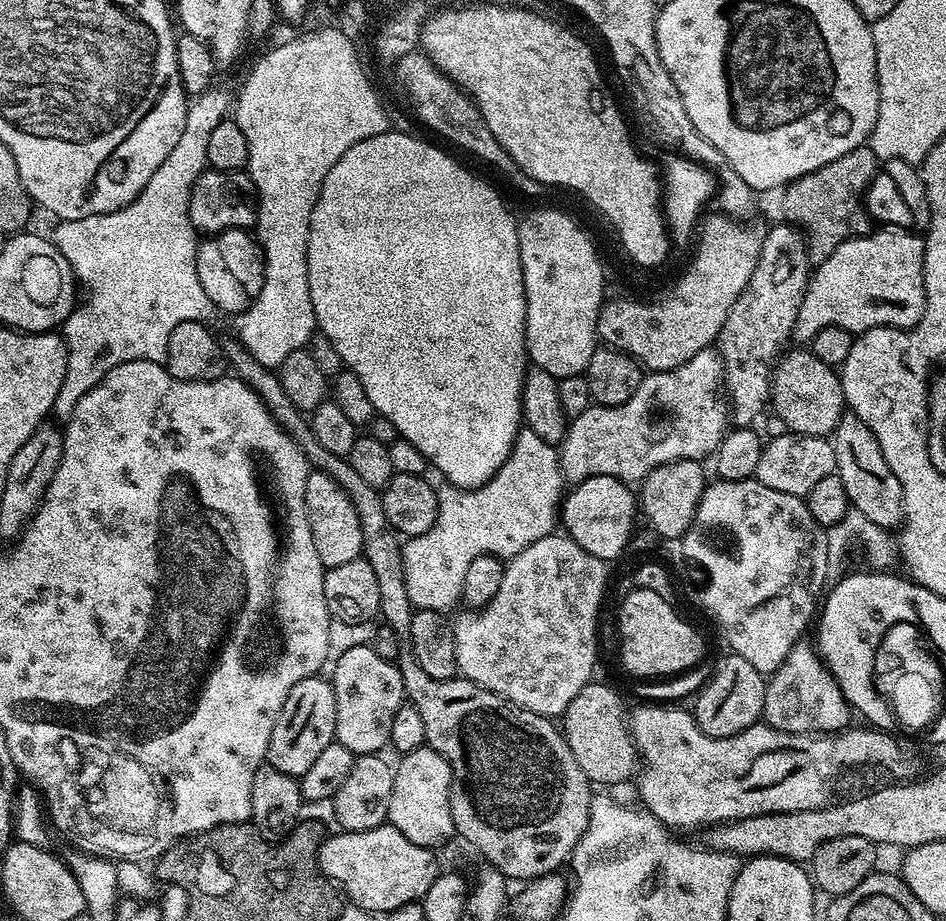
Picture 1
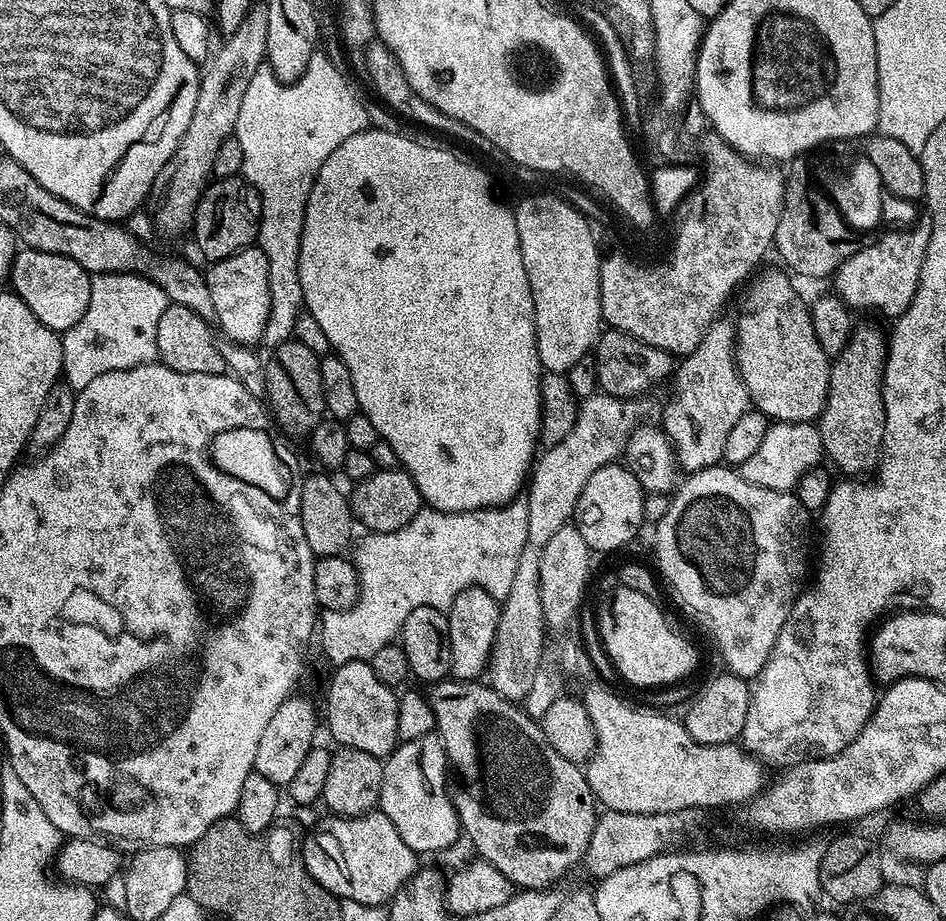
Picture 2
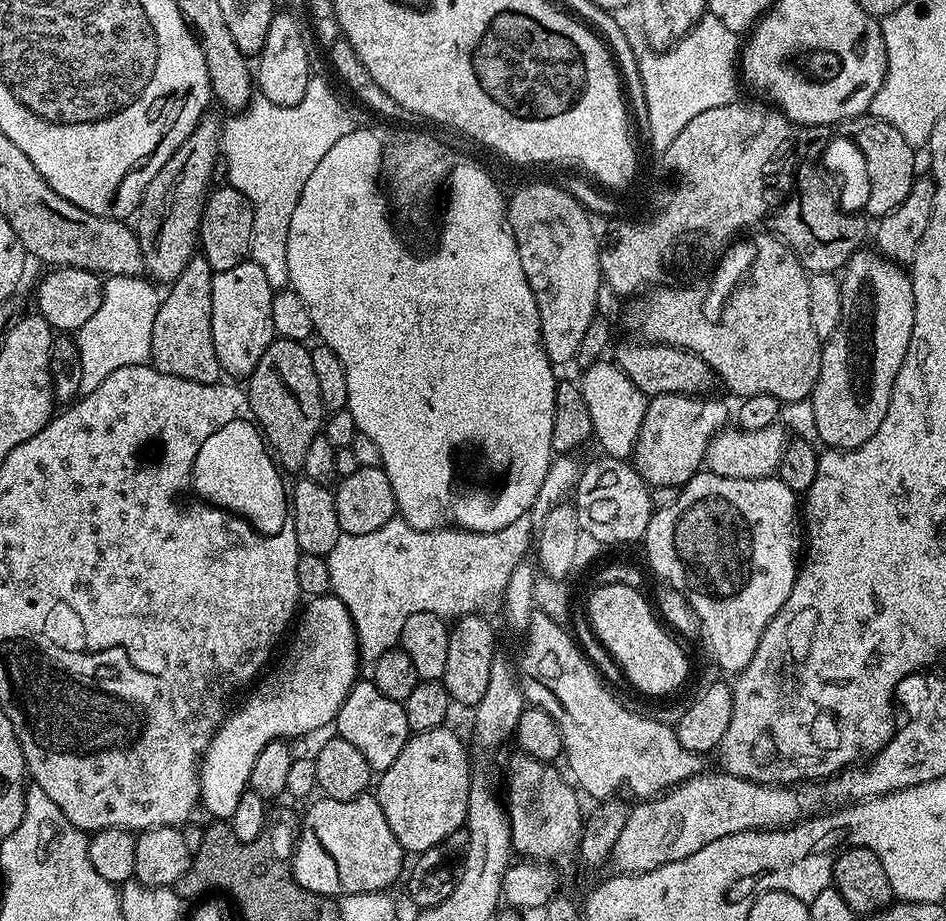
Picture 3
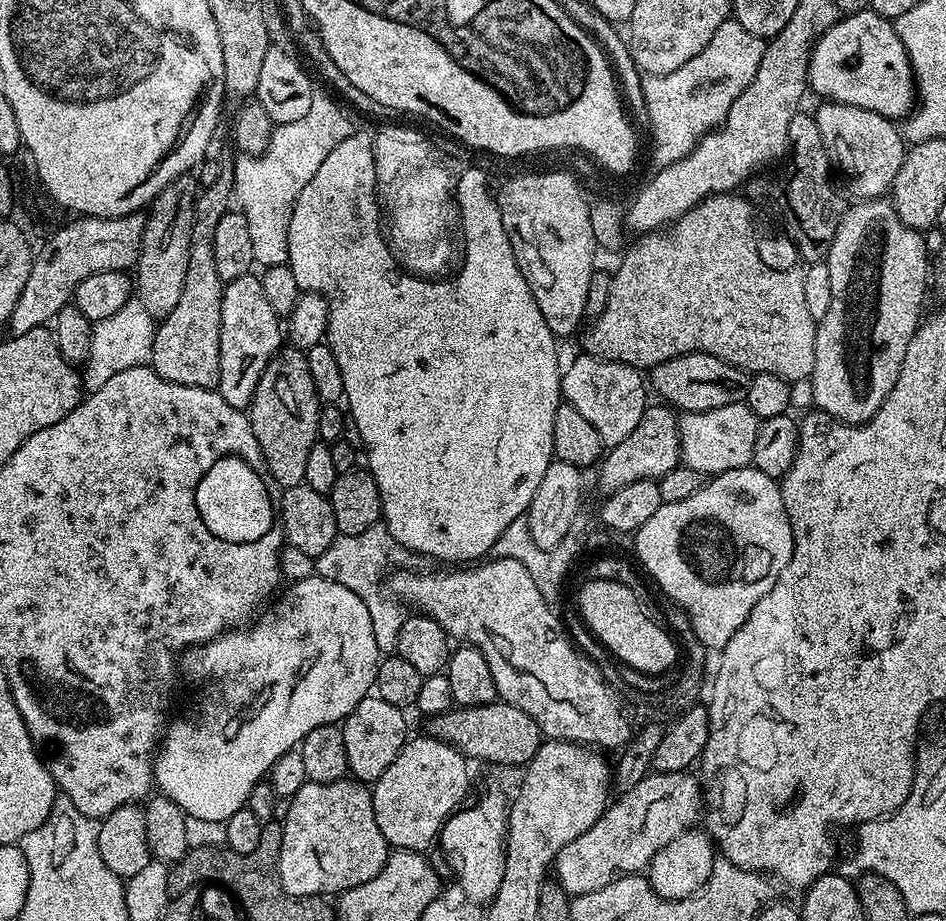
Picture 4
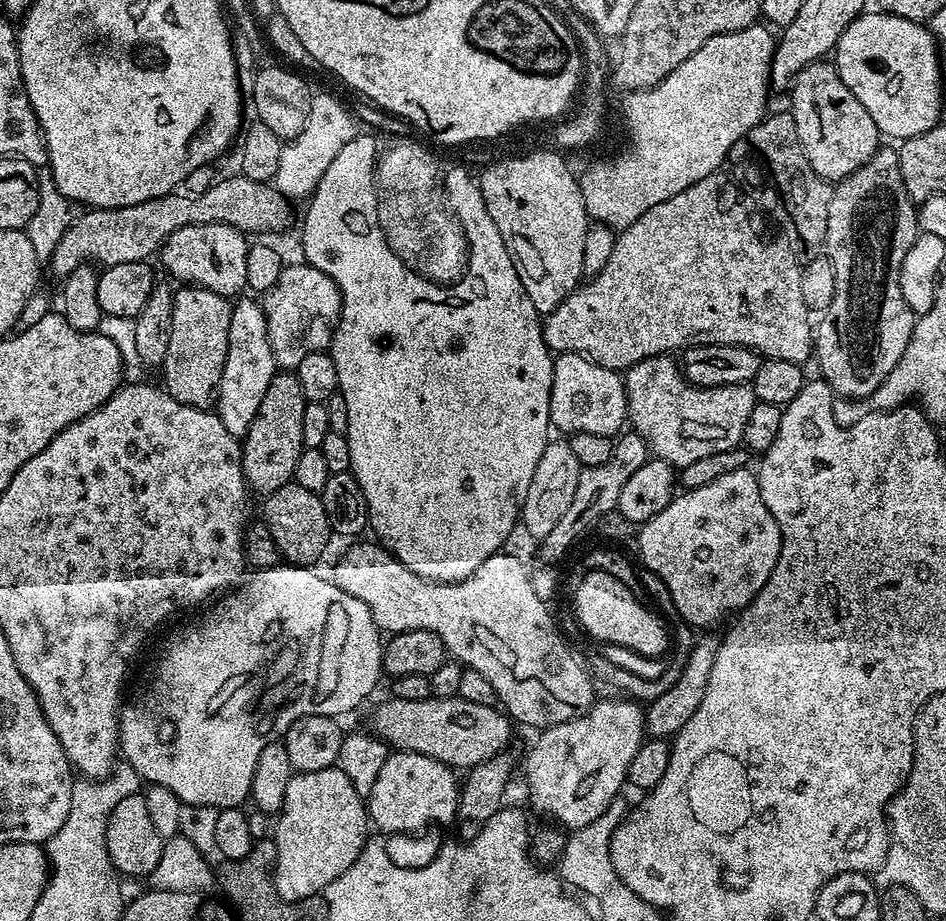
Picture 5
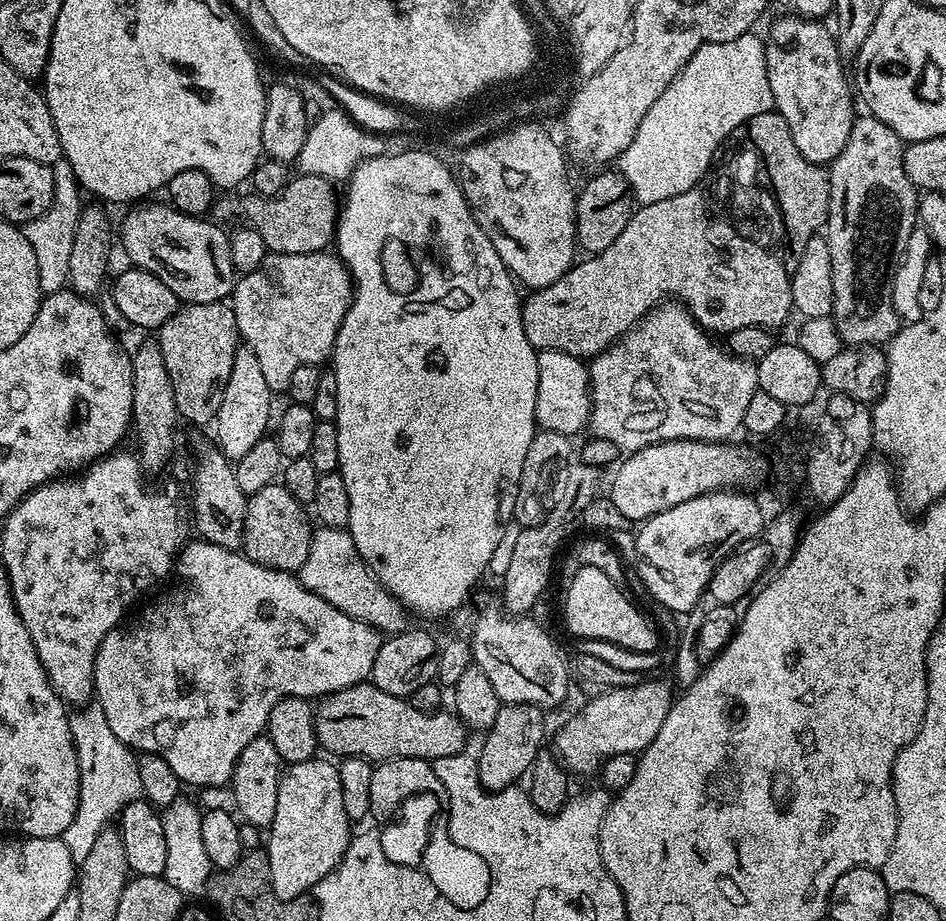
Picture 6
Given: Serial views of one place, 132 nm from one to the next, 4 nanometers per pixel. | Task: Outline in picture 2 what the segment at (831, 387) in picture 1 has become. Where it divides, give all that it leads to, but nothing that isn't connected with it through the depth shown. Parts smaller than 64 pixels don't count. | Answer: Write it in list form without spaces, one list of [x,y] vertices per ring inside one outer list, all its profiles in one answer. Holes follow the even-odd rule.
[[[784,272],[766,273],[748,292],[748,309],[735,321],[736,369],[740,371],[755,411],[766,414],[772,422],[811,424],[819,421],[826,406],[832,365],[822,346],[818,346],[818,338],[814,338],[811,311],[796,297],[796,288],[788,281],[789,273]]]

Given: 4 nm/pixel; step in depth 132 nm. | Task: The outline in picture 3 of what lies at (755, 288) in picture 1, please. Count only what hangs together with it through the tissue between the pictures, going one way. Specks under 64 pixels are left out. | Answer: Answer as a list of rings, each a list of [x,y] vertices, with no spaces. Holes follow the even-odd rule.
[[[675,392],[665,396],[653,396],[649,399],[646,418],[642,418],[642,430],[638,430],[636,449],[632,451],[630,457],[636,472],[642,477],[645,484],[653,489],[673,488],[673,490],[676,490],[687,484],[690,477],[695,476],[705,467],[704,455],[710,446],[710,442],[730,420],[730,408],[728,412],[727,406],[722,401],[711,400],[712,398],[708,394],[699,396]]]

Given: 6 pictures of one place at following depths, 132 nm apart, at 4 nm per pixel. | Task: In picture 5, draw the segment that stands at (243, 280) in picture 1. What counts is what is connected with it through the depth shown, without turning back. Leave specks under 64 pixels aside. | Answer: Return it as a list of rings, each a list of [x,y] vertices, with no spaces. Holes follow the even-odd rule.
[[[237,299],[232,305],[226,366],[222,366],[222,382],[214,405],[216,415],[222,418],[222,426],[237,438],[243,438],[250,430],[250,422],[254,422],[254,414],[258,414],[258,406],[278,371],[270,350],[264,305],[259,299],[244,299]]]

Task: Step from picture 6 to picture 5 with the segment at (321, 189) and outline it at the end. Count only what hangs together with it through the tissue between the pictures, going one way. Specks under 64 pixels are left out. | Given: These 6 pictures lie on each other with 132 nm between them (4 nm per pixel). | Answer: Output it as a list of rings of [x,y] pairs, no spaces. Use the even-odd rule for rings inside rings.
[[[239,174],[217,179],[206,194],[189,196],[173,190],[166,196],[150,198],[134,206],[94,208],[79,213],[72,226],[62,235],[50,259],[57,278],[69,276],[80,264],[118,266],[122,262],[147,261],[148,255],[159,253],[160,245],[174,230],[191,224],[229,224],[245,234],[280,232],[292,224],[292,208],[288,197],[271,183],[259,184]]]

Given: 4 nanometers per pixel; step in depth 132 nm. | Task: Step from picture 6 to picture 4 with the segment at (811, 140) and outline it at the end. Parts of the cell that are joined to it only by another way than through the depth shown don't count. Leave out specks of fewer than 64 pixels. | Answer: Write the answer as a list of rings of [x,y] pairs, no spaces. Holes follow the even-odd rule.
[[[820,102],[814,108],[814,115],[829,161],[844,171],[848,188],[856,198],[878,200],[891,193],[894,178],[898,178],[898,170],[902,170],[906,151],[906,141],[901,129],[882,114],[867,112],[849,104]]]

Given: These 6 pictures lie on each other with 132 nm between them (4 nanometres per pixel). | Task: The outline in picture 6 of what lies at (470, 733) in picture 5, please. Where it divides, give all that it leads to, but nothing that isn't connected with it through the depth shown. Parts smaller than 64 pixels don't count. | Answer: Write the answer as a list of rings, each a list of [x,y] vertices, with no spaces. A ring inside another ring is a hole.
[[[371,682],[355,684],[325,696],[315,705],[316,713],[316,743],[336,758],[345,756],[362,756],[365,760],[379,762],[394,758],[418,758],[429,762],[447,756],[458,756],[465,751],[464,743],[470,737],[469,729],[464,727],[455,711],[437,710],[423,712],[412,705],[411,699],[386,694],[386,690],[378,690]]]

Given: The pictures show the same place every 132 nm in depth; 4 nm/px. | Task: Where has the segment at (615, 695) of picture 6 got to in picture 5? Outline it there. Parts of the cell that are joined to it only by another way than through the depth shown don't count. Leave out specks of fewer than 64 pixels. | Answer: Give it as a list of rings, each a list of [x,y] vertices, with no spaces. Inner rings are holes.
[[[627,698],[597,699],[592,709],[570,722],[543,729],[528,752],[524,776],[528,779],[528,800],[536,812],[545,812],[557,825],[575,830],[594,822],[610,806],[615,796],[621,795],[628,779],[628,771],[646,739],[644,708]]]

